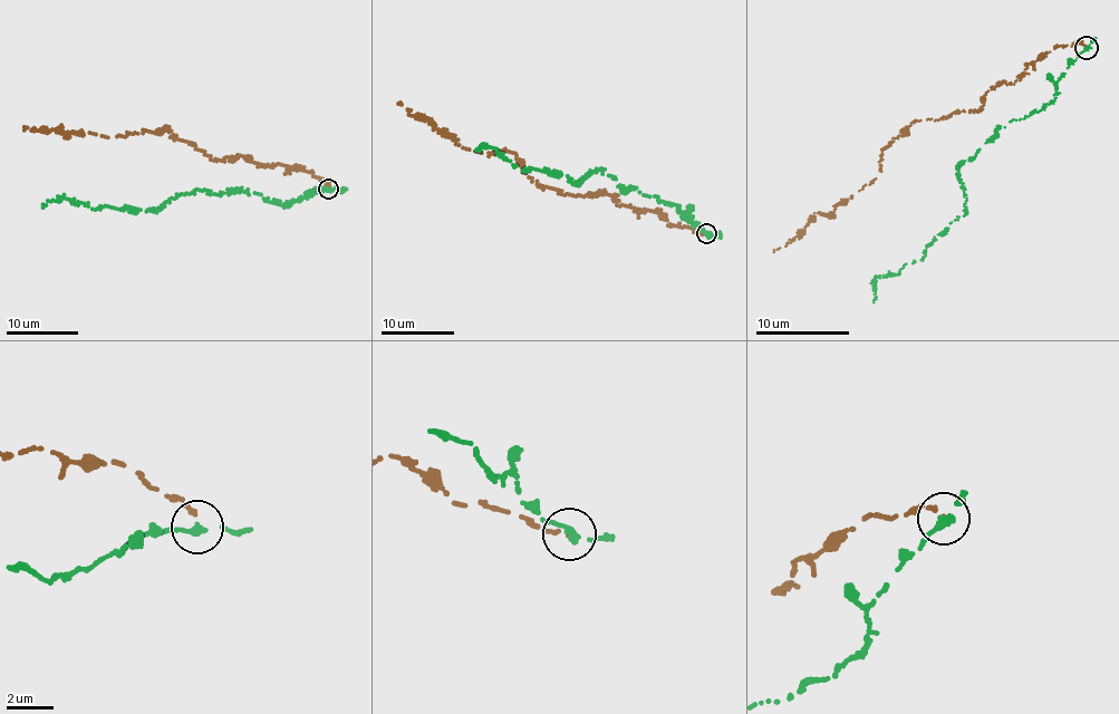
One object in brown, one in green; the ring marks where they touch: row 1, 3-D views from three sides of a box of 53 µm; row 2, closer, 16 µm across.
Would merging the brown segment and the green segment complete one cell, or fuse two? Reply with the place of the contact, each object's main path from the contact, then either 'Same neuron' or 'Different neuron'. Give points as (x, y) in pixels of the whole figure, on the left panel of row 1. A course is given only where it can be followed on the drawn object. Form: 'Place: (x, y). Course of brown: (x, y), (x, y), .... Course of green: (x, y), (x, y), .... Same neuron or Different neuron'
Place: (328, 189). Course of brown: (329, 187), (307, 171), (211, 158), (166, 128), (118, 137), (23, 129). Course of green: (329, 189), (283, 204), (248, 192), (204, 189), (176, 195), (155, 211), (92, 208), (60, 195), (42, 206). Different neuron

